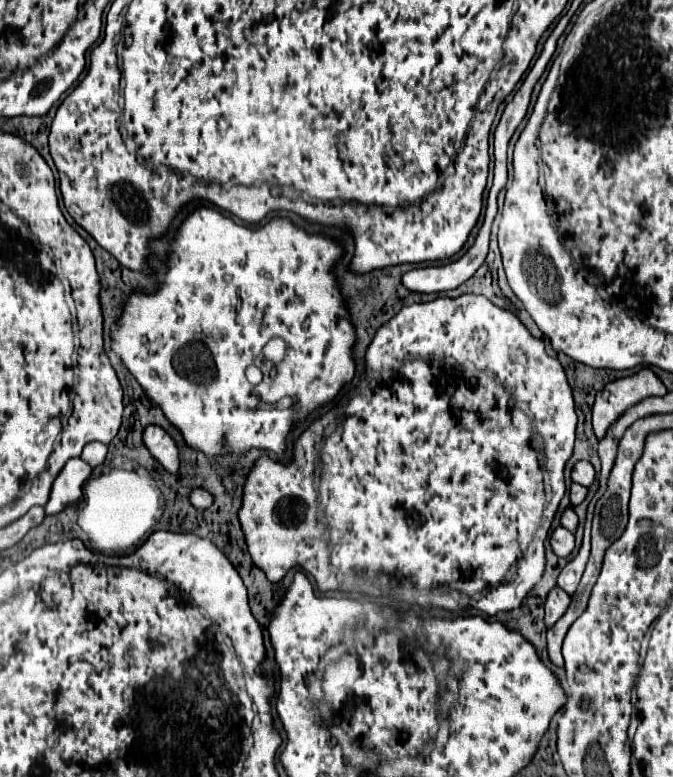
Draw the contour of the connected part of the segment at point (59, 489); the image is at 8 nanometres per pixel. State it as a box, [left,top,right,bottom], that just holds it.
[45,459,91,515]

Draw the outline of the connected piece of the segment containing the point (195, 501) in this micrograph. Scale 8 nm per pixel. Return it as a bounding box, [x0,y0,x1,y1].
[189,489,213,509]

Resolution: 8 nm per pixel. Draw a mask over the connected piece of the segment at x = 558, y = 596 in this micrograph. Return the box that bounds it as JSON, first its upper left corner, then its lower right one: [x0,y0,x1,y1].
[545,587,571,627]

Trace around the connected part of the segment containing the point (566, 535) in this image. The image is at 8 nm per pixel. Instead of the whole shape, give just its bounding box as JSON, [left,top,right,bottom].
[549,527,575,557]

